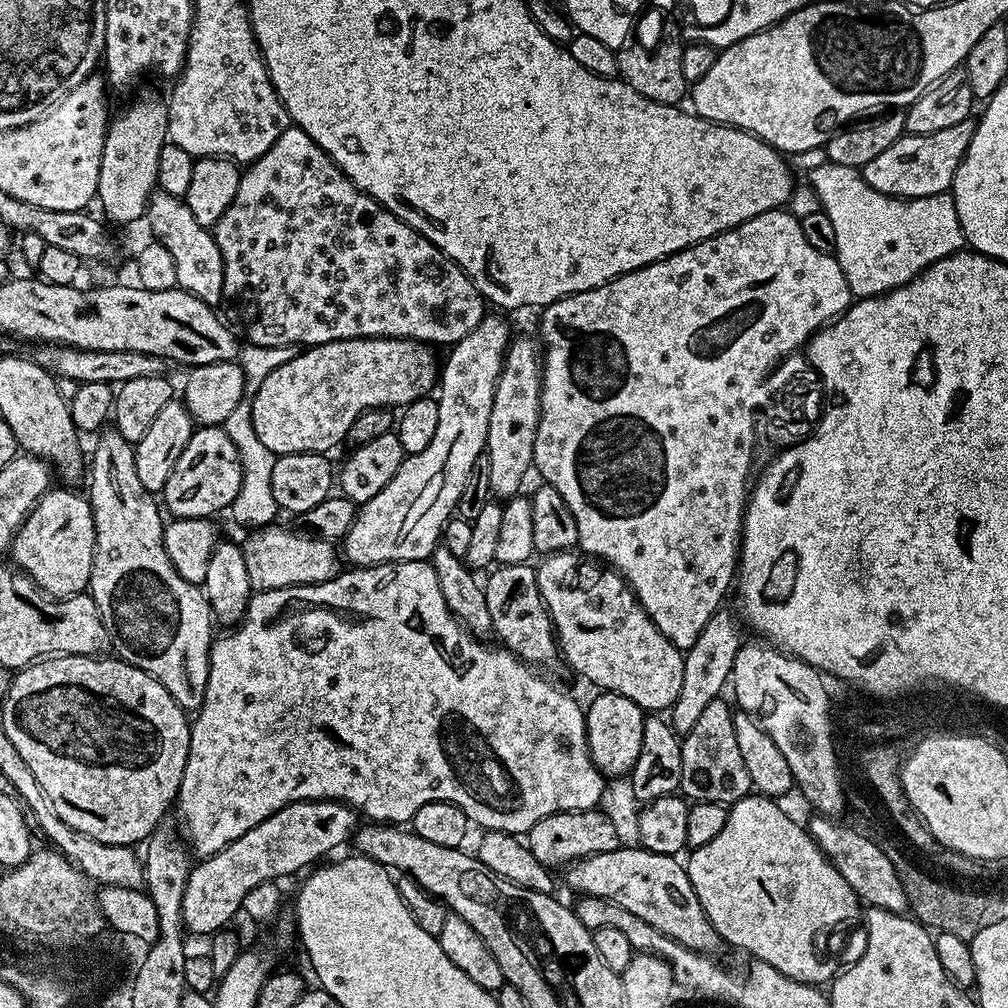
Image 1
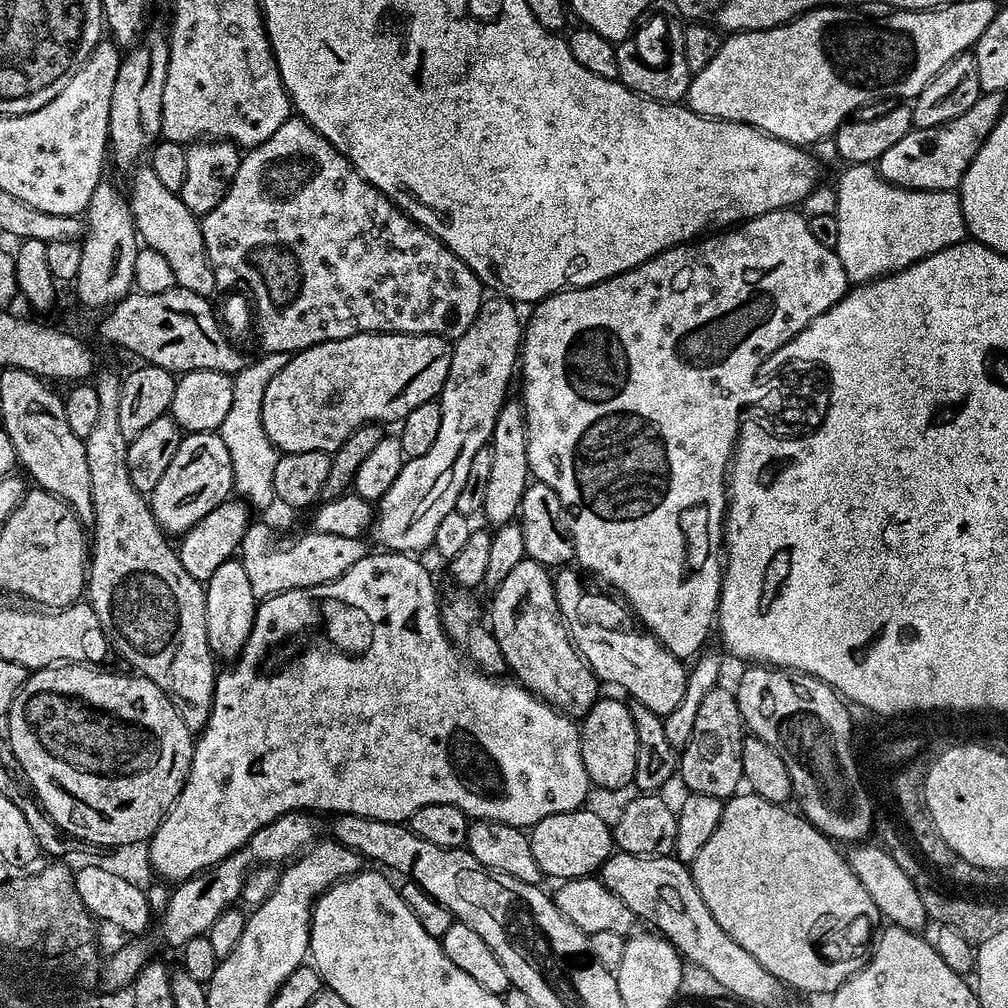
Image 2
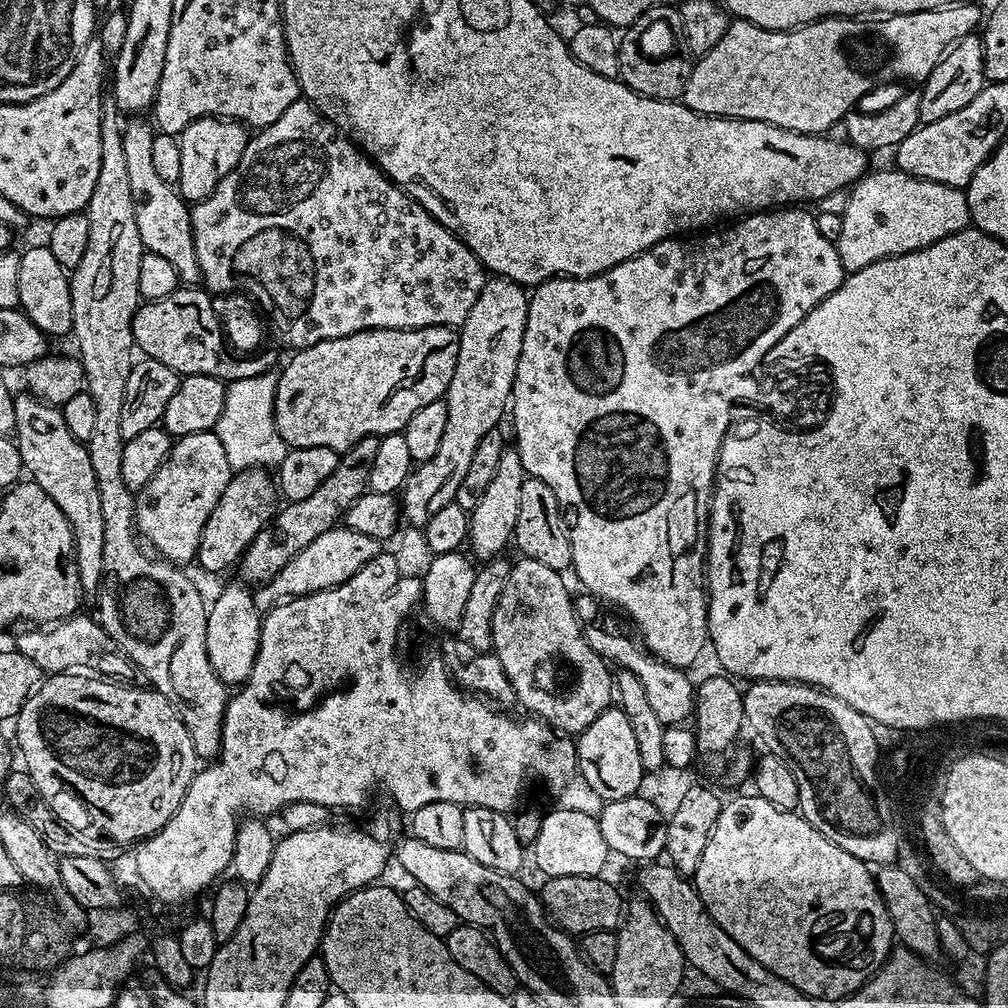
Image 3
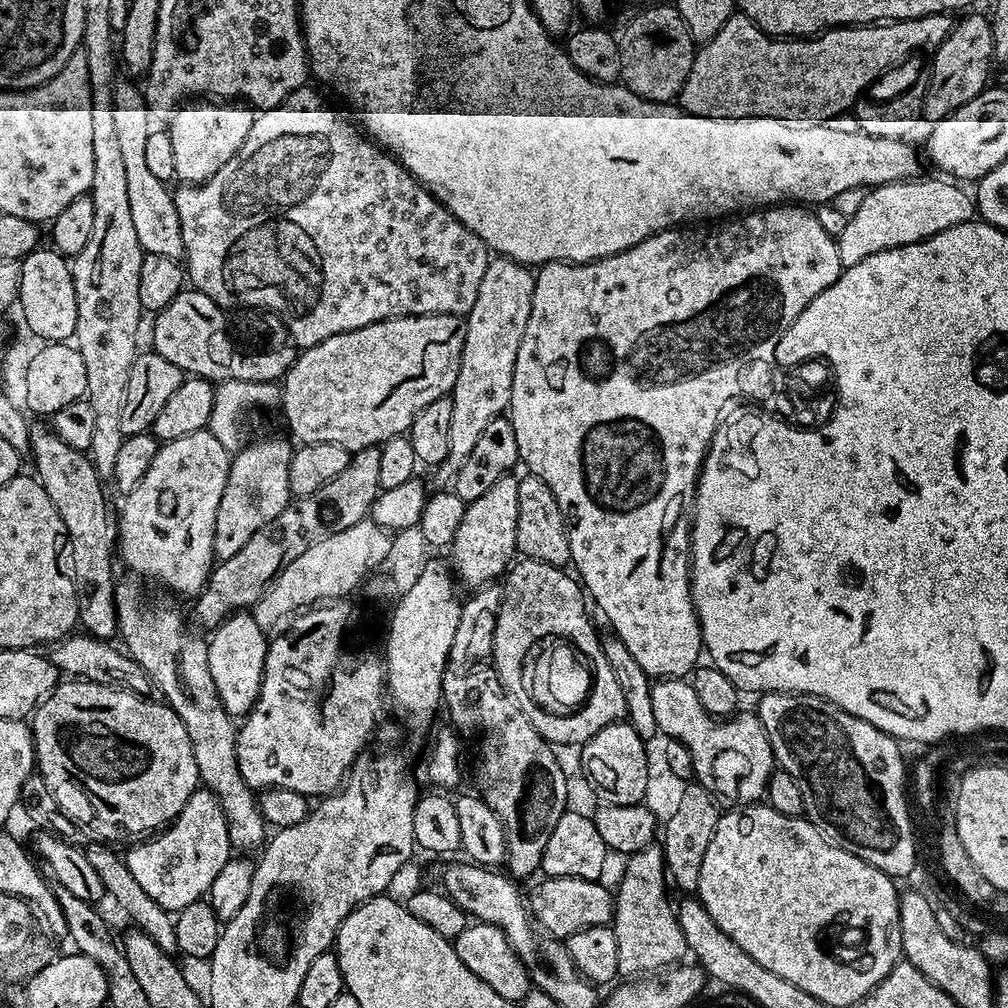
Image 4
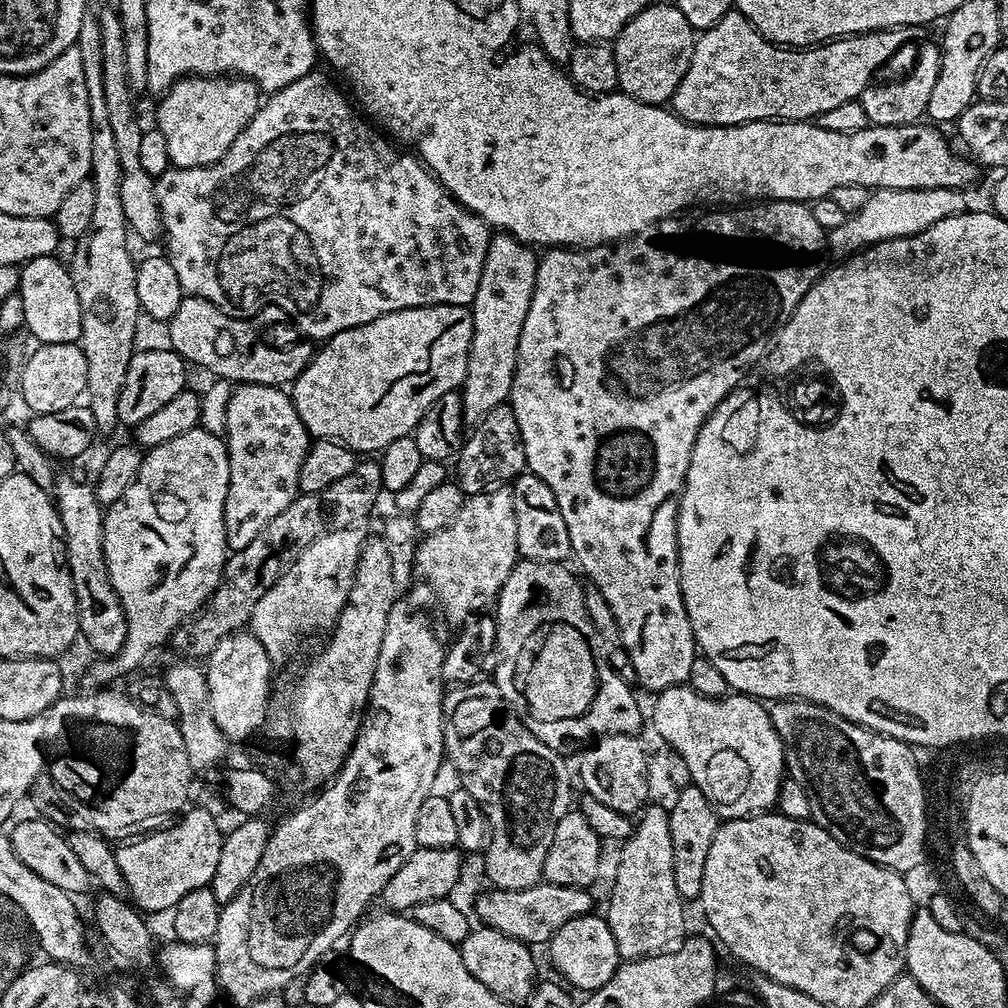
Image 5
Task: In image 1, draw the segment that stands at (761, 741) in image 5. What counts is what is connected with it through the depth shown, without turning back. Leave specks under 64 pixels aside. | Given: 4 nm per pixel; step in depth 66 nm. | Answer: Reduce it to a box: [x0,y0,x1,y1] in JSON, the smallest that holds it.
[536,550,684,714]

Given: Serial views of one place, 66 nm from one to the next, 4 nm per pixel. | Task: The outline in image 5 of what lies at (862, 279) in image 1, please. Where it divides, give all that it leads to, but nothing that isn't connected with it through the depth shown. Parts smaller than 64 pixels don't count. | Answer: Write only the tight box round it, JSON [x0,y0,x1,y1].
[826,188,965,258]

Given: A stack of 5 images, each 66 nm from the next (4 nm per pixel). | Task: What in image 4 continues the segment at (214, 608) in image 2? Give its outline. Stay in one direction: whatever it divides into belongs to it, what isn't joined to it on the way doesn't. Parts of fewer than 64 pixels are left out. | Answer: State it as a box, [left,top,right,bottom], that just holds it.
[207,610,270,718]

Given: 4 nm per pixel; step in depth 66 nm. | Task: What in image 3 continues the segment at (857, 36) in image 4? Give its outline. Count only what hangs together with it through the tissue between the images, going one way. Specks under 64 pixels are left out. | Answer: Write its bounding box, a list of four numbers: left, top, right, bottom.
[682,2,982,136]

